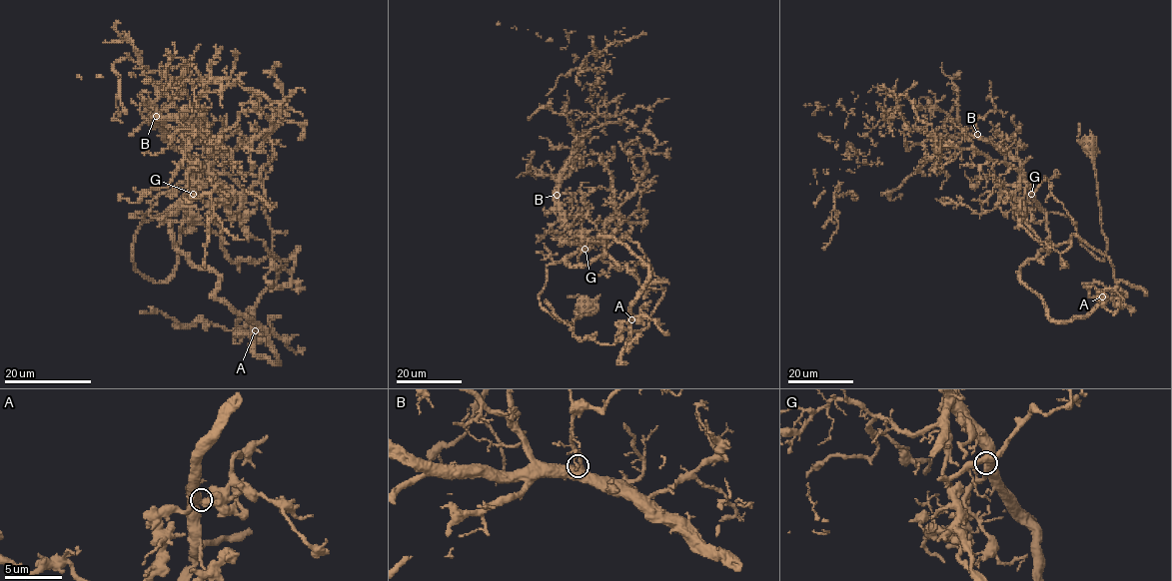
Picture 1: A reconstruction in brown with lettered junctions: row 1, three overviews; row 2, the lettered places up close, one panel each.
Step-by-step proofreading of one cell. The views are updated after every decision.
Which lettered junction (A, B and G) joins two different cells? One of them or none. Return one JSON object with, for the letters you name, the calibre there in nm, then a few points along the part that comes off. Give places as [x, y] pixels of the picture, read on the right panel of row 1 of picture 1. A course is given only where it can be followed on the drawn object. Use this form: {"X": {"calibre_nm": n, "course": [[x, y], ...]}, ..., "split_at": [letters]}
{"split_at": []}

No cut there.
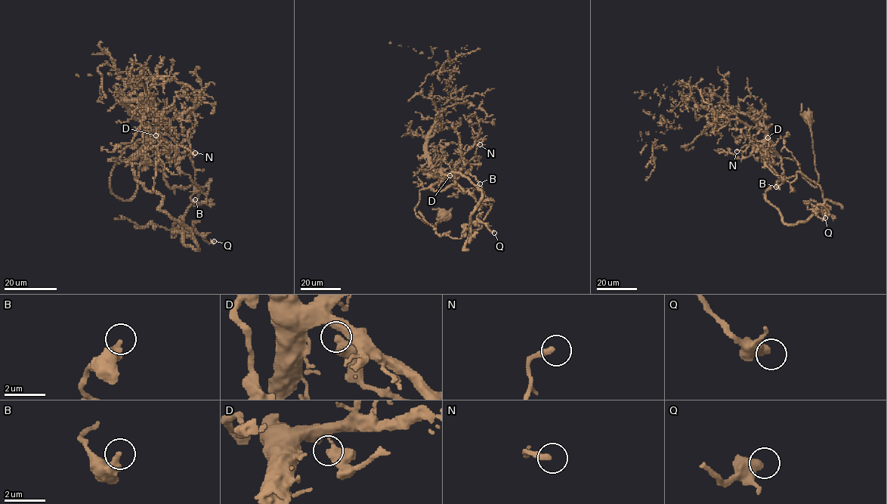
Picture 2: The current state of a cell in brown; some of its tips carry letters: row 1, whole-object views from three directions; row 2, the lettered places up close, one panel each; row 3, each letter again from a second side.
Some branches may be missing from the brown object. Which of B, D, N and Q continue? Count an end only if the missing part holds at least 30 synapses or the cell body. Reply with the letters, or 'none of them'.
none of them

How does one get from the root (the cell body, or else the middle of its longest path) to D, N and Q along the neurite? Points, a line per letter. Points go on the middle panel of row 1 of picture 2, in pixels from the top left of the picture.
D: (443, 215), (449, 218), (434, 226), (415, 208), (421, 190), (467, 163), (472, 167), (449, 175)
N: (443, 215), (449, 218), (434, 226), (416, 214), (419, 191), (448, 173), (456, 173), (475, 157), (480, 144)
Q: (443, 215), (434, 226), (416, 214), (419, 191), (445, 190), (460, 173), (481, 192), (471, 221), (494, 233)

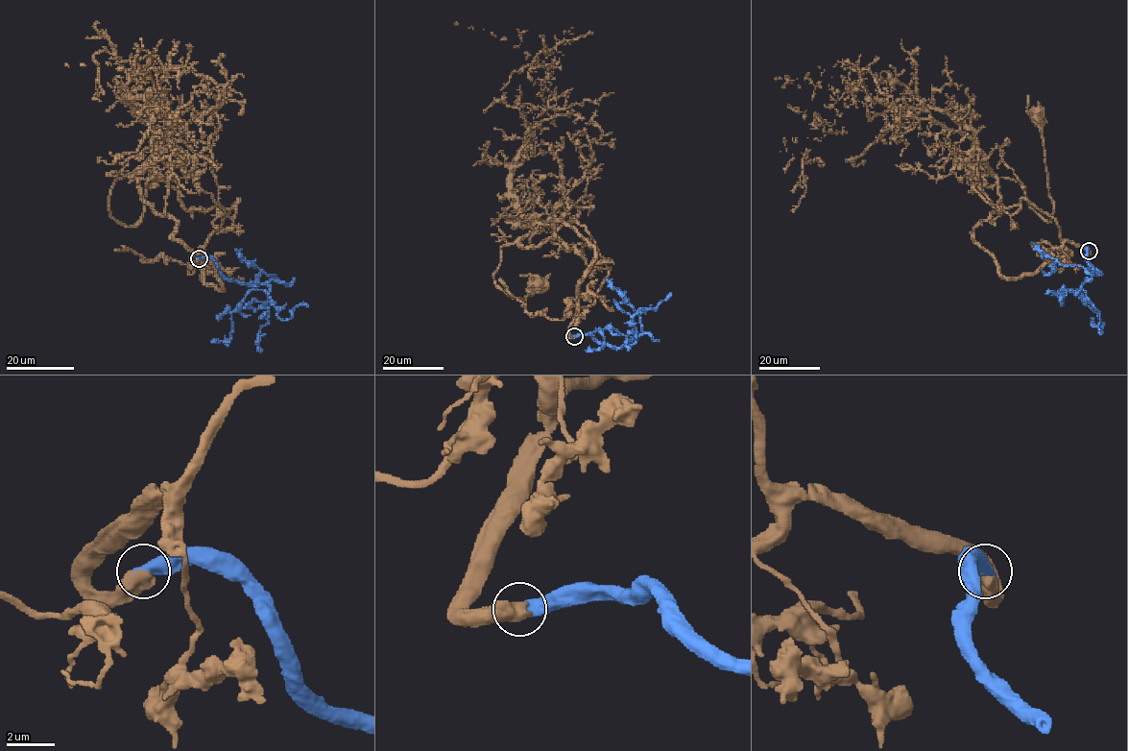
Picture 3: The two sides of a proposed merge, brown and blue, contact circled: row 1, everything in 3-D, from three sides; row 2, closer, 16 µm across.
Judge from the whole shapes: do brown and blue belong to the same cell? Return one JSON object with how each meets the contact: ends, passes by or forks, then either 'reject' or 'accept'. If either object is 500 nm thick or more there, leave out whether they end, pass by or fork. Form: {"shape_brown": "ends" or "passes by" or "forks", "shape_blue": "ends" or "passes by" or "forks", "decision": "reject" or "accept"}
{"decision": "accept"}

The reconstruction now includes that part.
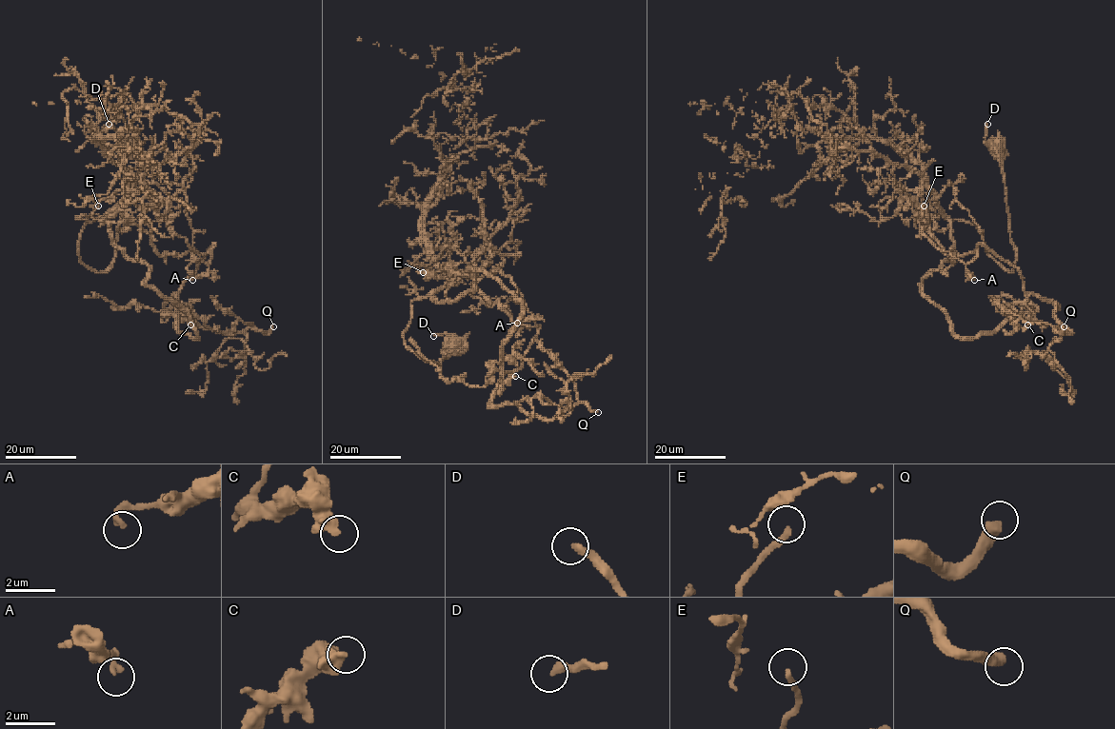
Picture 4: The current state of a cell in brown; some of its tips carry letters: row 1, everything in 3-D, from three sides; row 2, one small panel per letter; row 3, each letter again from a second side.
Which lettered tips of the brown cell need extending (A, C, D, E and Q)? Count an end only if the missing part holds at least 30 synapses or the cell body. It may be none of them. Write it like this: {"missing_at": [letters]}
{"missing_at": ["Q"]}

